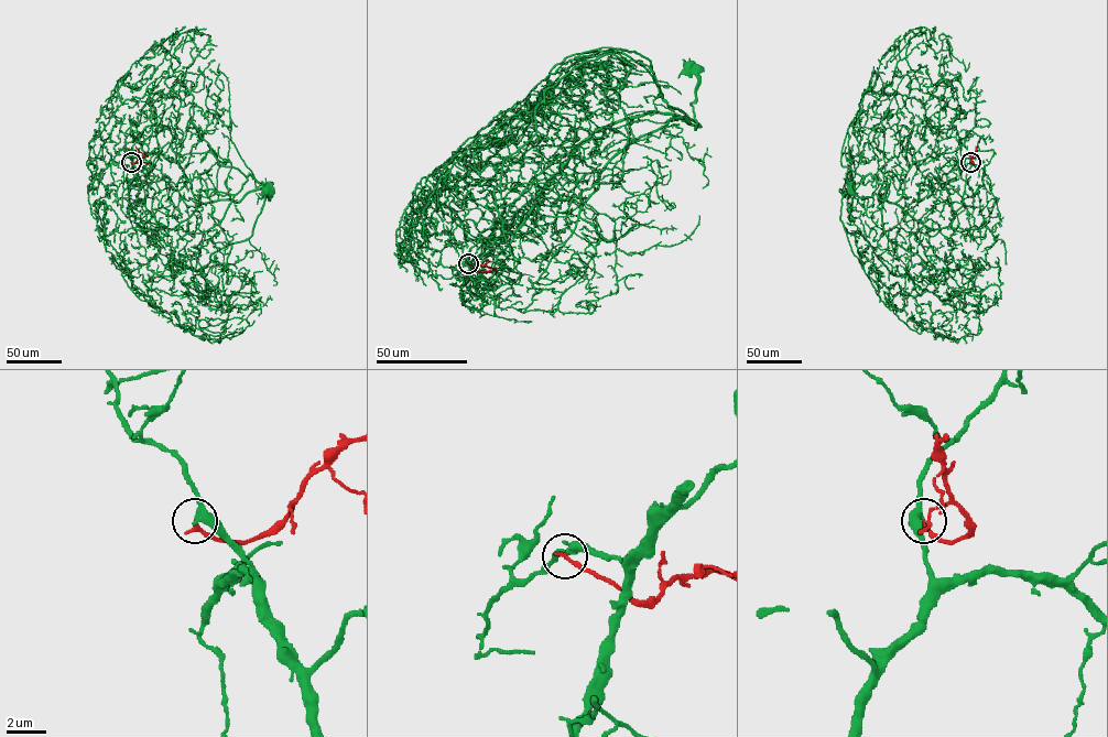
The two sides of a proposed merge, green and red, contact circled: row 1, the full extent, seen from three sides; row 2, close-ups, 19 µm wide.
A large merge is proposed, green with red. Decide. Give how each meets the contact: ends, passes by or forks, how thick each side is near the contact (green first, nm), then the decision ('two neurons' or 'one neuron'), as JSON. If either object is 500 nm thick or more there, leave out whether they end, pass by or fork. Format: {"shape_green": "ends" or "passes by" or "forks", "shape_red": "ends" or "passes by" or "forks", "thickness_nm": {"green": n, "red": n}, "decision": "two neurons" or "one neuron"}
{"shape_green": "passes by", "shape_red": "ends", "thickness_nm": {"green": 340, "red": 240}, "decision": "one neuron"}

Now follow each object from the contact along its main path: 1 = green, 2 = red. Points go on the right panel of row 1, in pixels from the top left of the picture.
1: (970, 162), (963, 205), (938, 229), (880, 202), (879, 192), (888, 188), (883, 201), (850, 190)
2: (970, 162), (975, 145)

